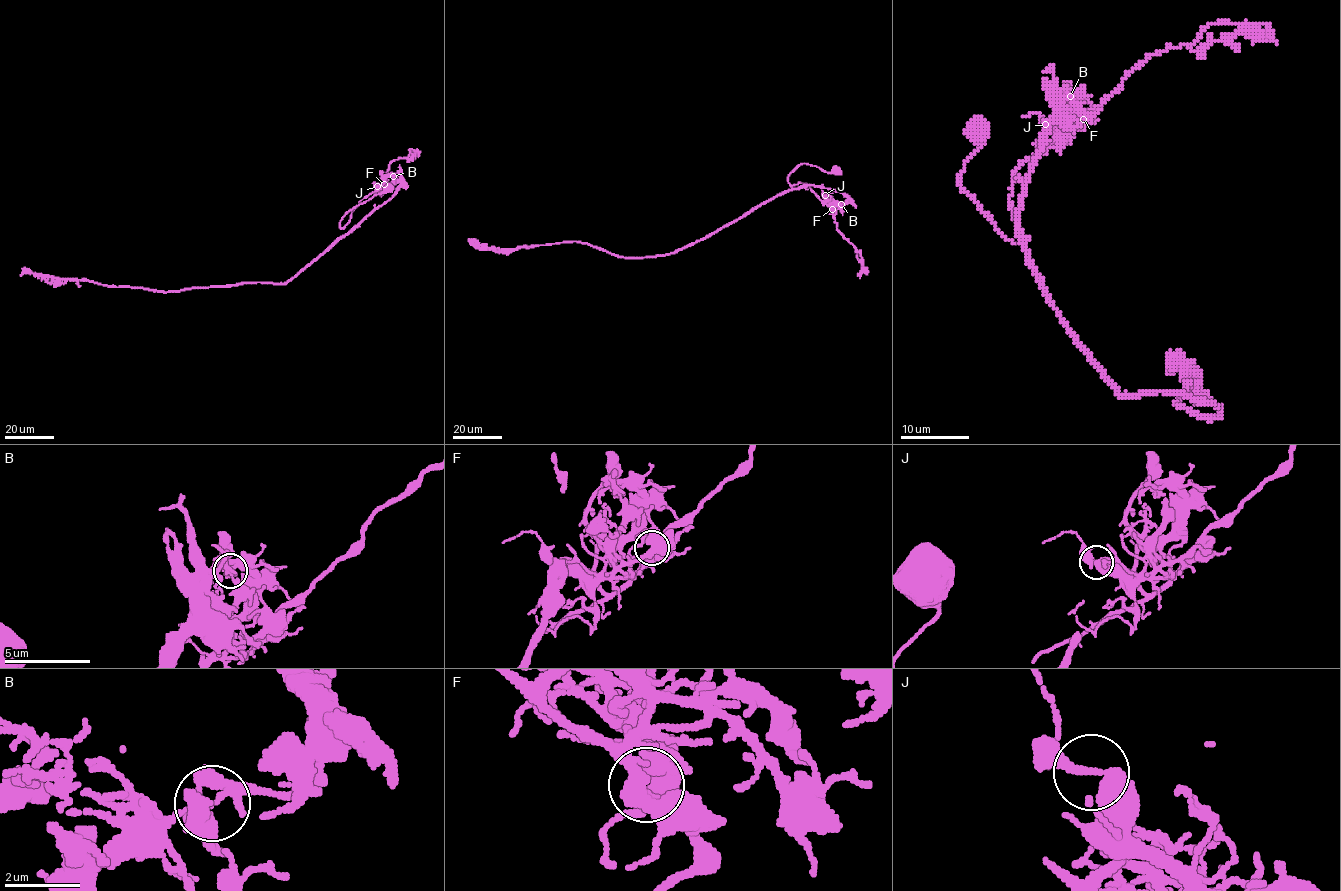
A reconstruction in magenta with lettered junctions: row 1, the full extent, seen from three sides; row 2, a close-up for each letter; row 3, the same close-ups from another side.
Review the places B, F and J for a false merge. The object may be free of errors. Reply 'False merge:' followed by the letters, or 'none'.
False merge: B

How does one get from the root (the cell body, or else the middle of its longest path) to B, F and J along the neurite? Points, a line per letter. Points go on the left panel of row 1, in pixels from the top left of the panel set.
B: (388, 188), (350, 209), (340, 220), (340, 227), (348, 222), (351, 212), (363, 197), (389, 185), (393, 176)
F: (388, 188), (350, 209), (340, 220), (342, 228), (359, 202), (384, 184)
J: (388, 188), (350, 209), (340, 220), (342, 228), (359, 202), (377, 191), (377, 186)

